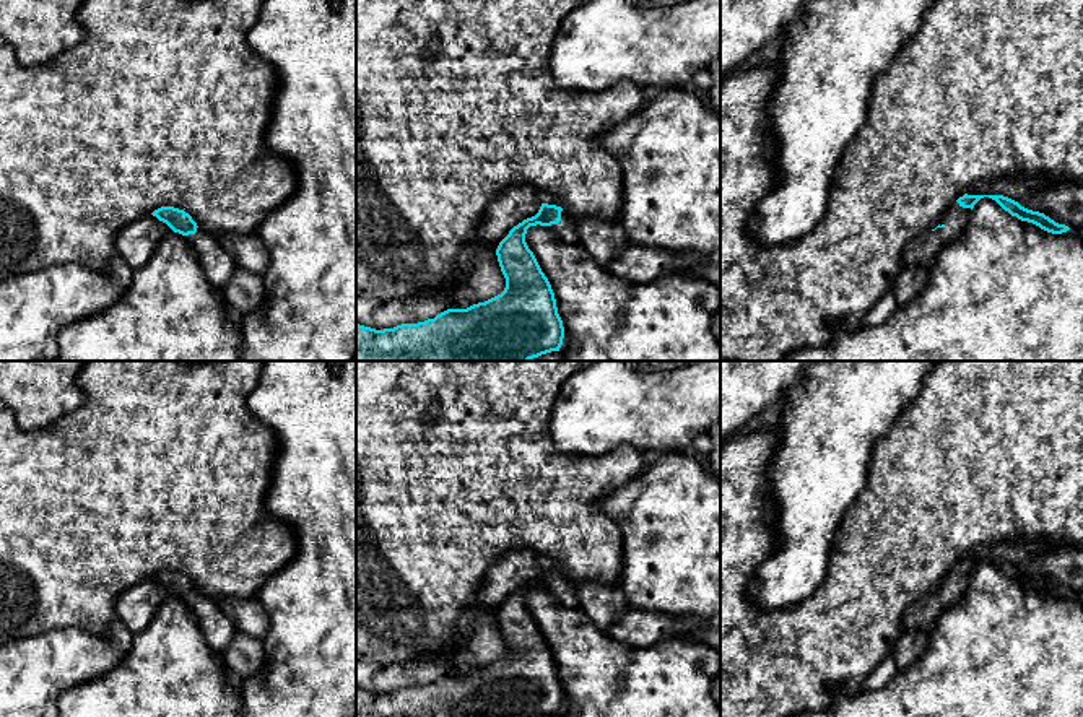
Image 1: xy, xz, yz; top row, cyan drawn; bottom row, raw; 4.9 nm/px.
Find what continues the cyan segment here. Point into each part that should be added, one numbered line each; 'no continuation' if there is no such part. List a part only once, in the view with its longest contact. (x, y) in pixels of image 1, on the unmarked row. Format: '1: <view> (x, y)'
1: xz (565, 594)

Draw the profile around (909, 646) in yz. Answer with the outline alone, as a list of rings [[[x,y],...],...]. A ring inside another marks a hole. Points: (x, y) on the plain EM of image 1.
[[[911,631],[901,632],[891,654],[898,670],[906,670],[917,658],[920,658],[927,649],[929,636],[924,632]]]

